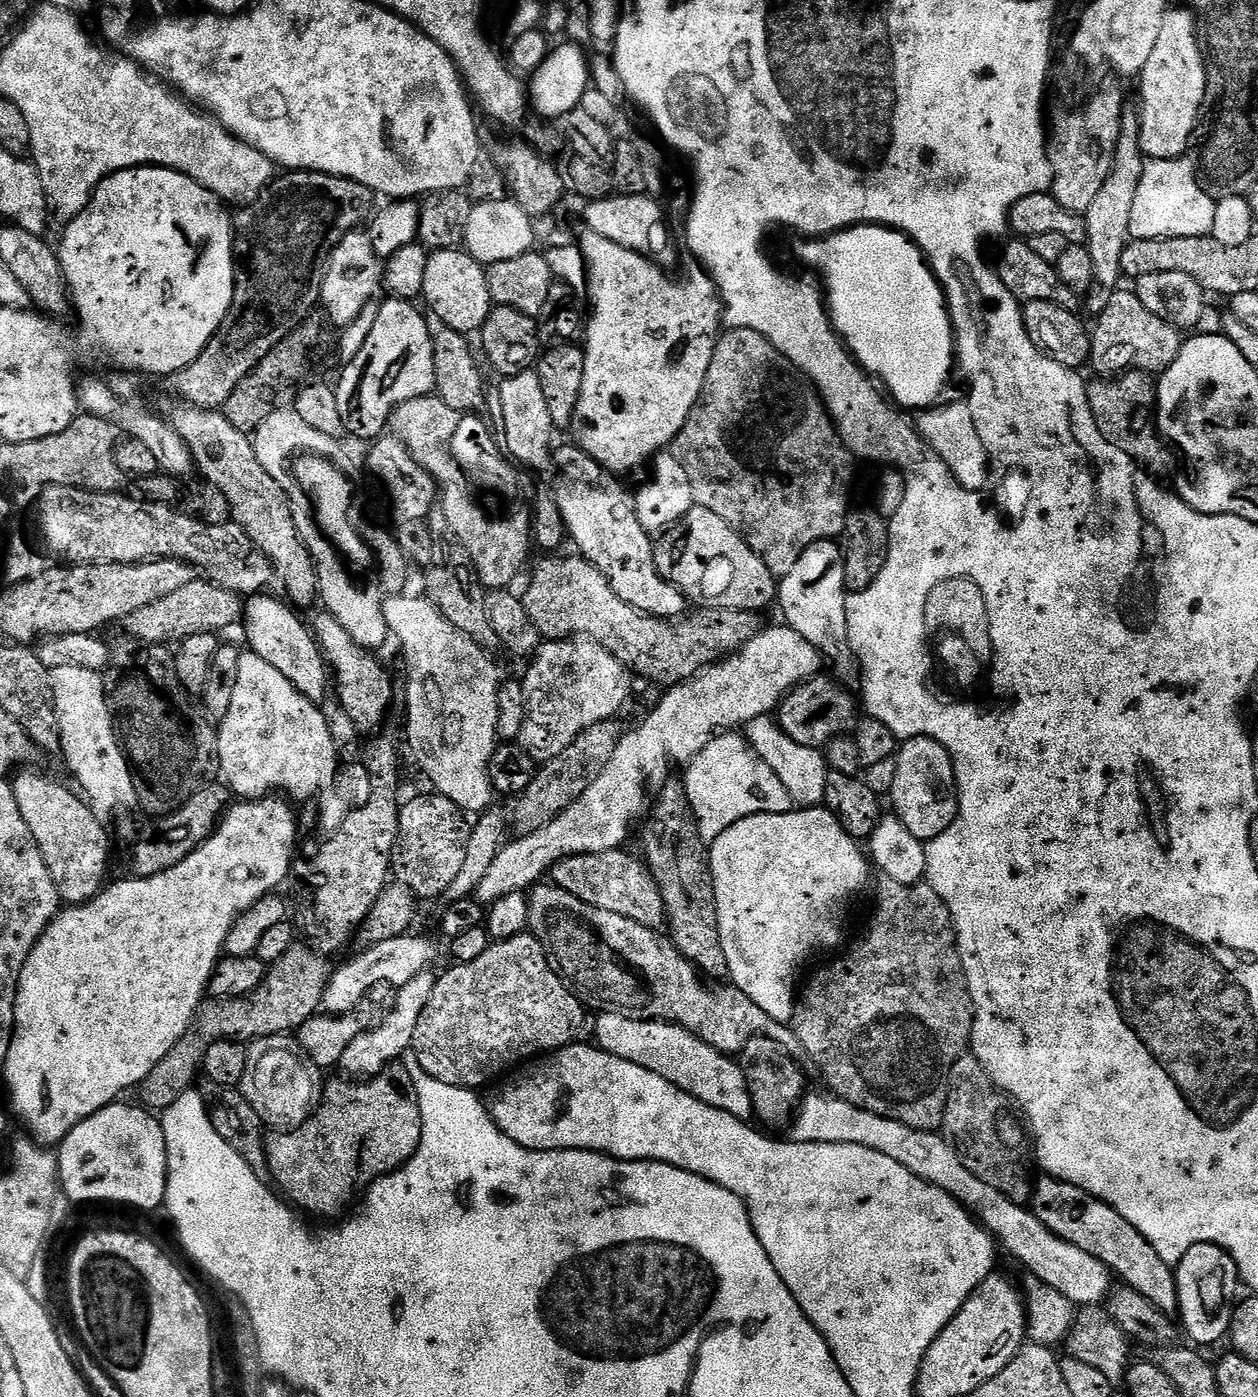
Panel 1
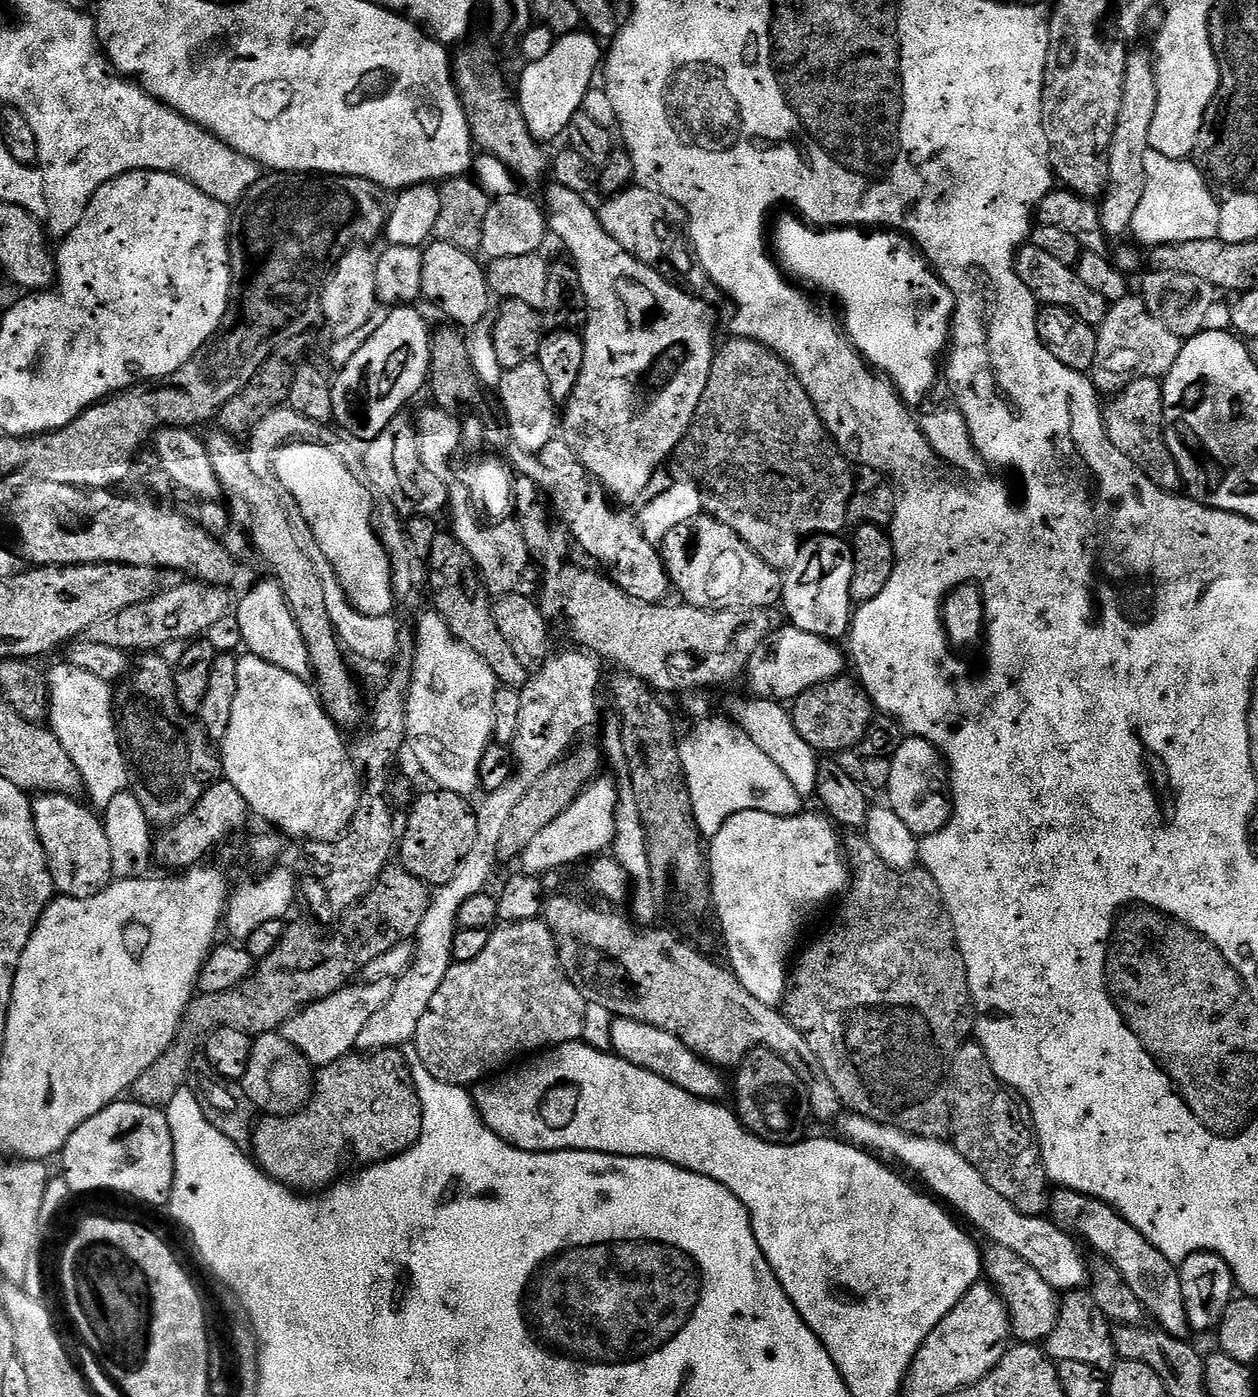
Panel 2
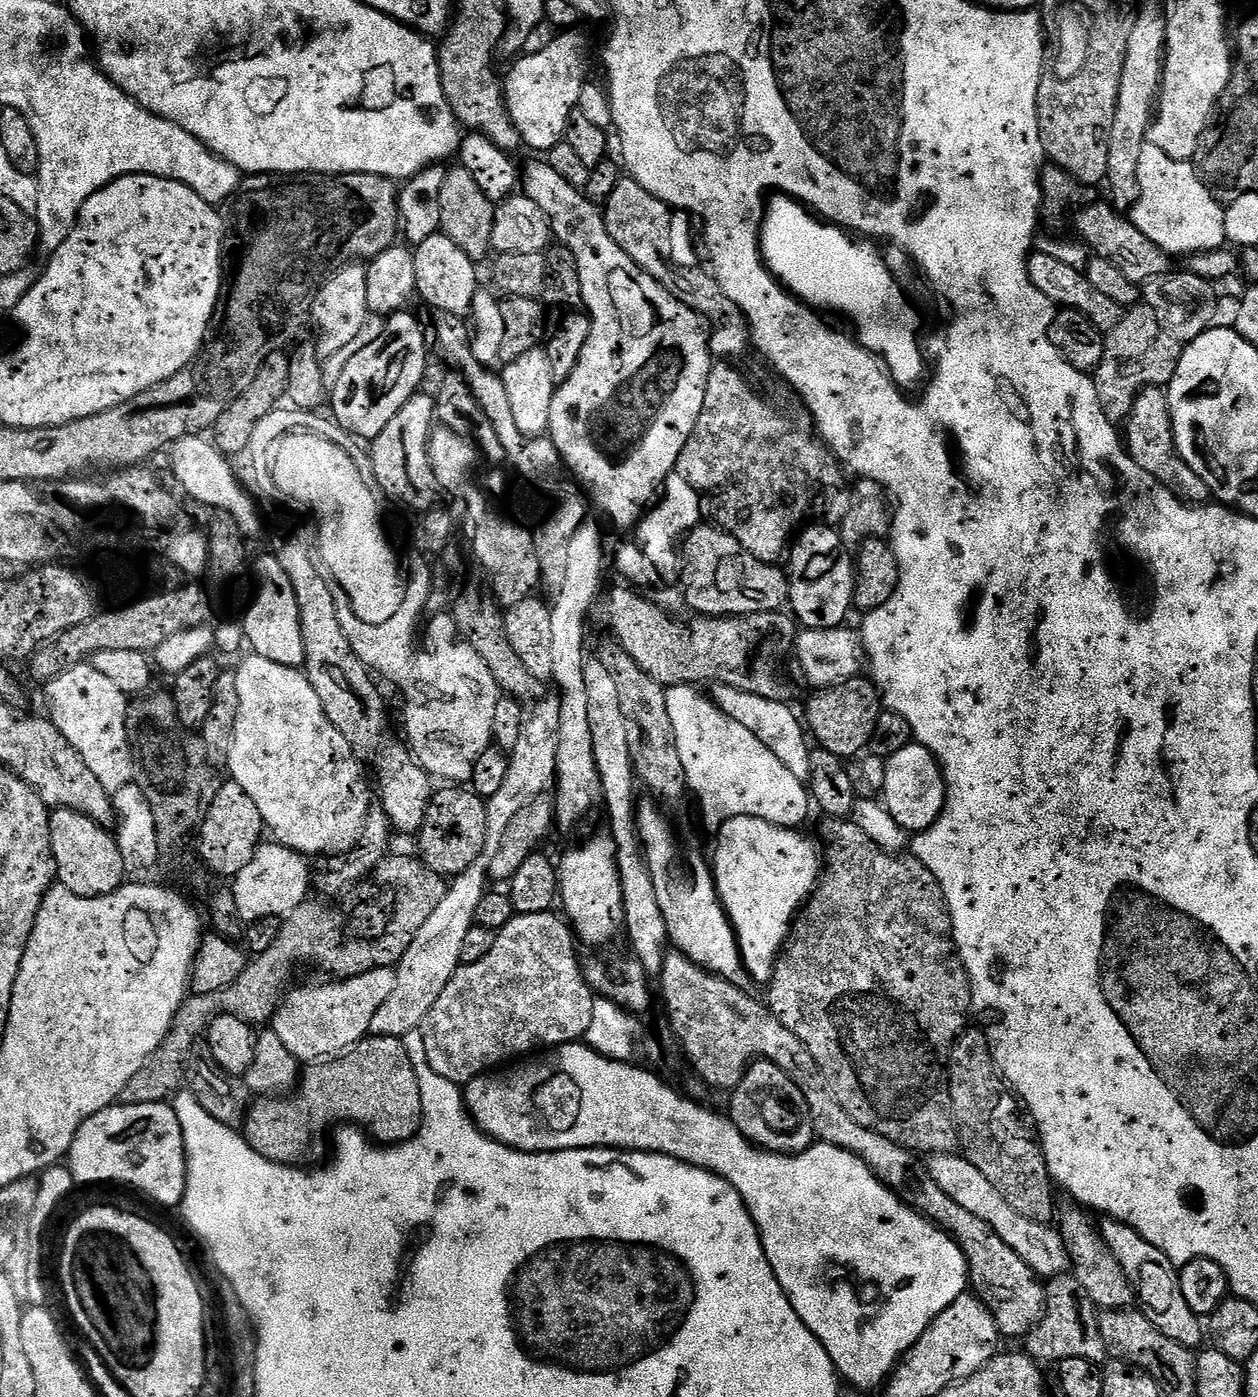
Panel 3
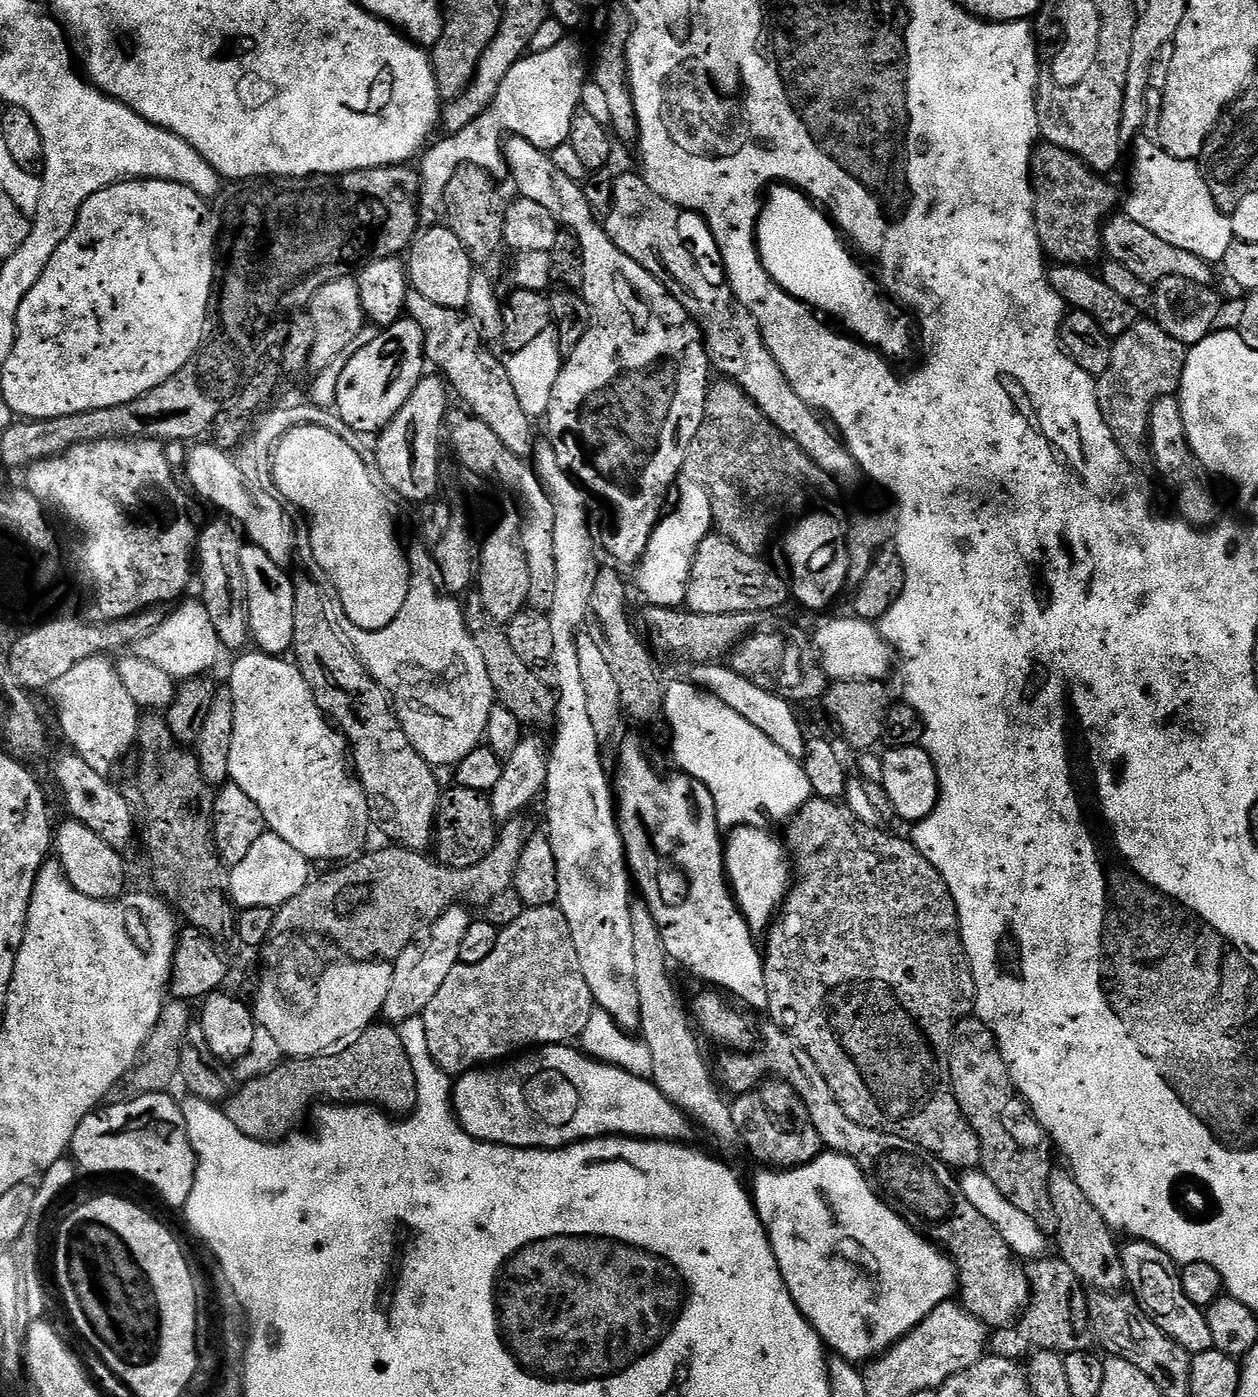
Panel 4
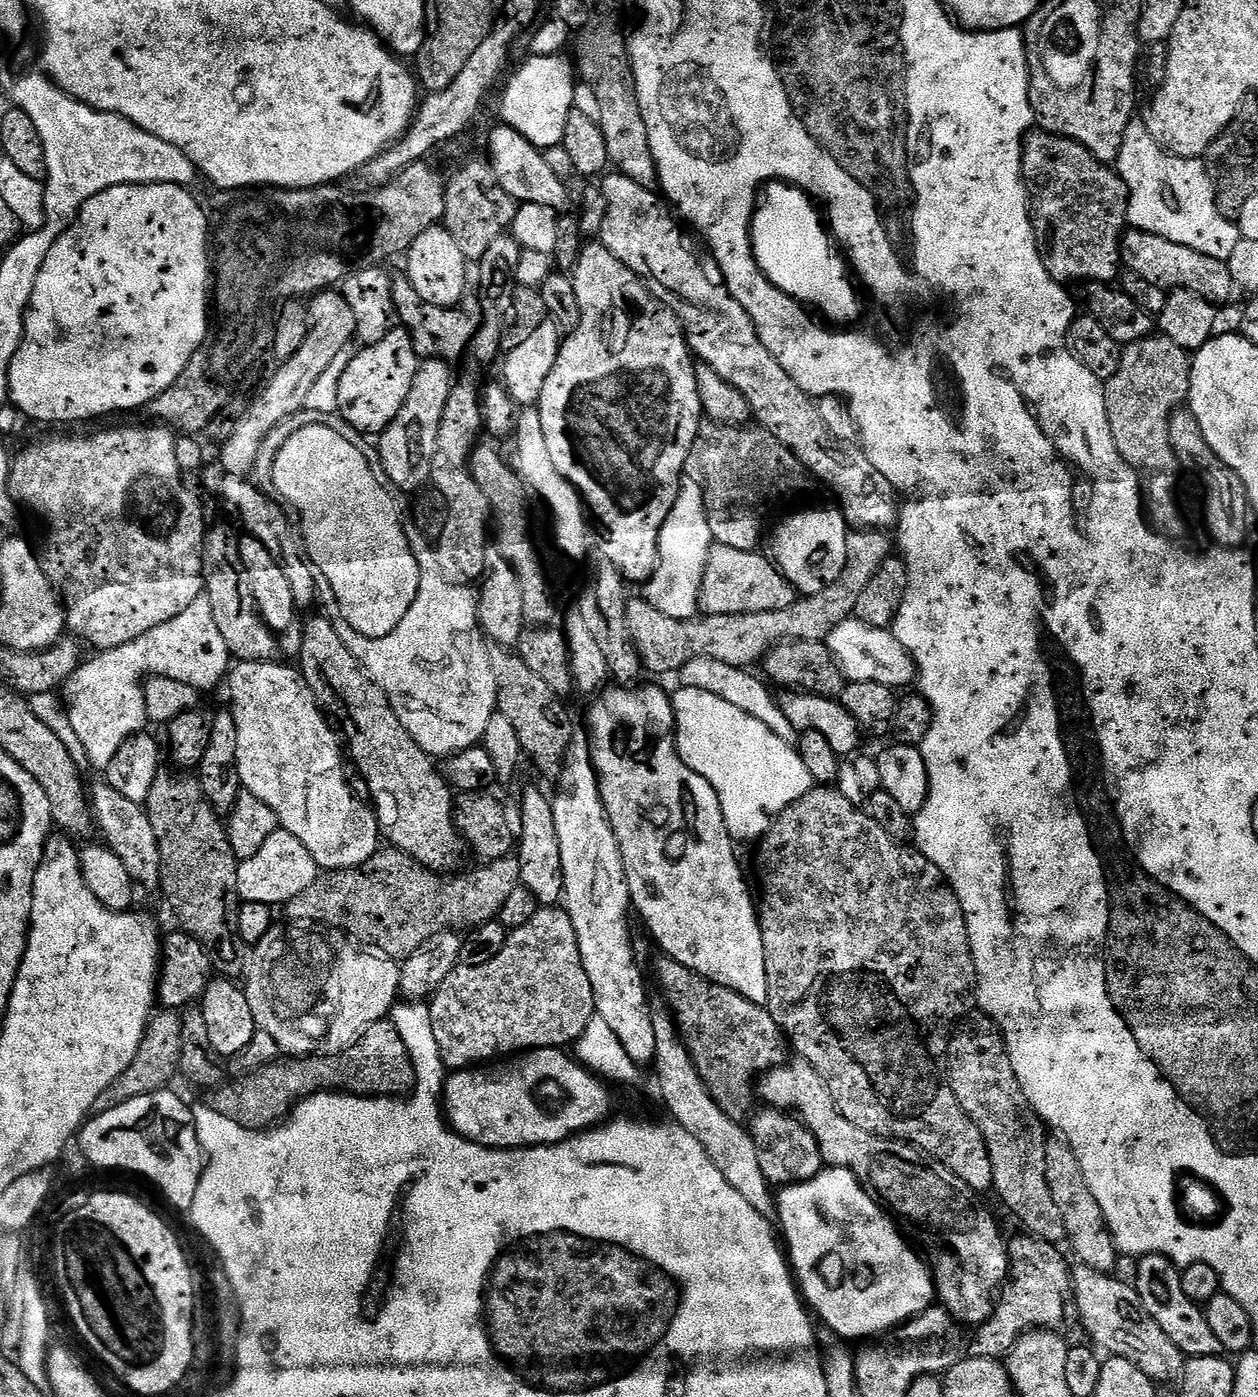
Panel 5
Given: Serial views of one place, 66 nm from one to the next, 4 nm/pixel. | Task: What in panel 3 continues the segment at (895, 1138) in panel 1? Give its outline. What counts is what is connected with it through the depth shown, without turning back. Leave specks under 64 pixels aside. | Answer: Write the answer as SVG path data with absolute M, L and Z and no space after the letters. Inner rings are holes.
M960 1154L933 1155L927 1166L934 1182L938 1182L938 1186L942 1186L942 1190L946 1190L946 1194L950 1194L950 1198L962 1206L962 1210L970 1210L970 1214L982 1218L982 1222L986 1222L986 1226L990 1226L990 1230L994 1230L994 1234L998 1234L998 1238L1002 1238L1002 1242L1006 1242L1006 1246L1010 1246L1010 1250L1014 1250L1014 1254L1018 1254L1018 1258L1022 1258L1022 1262L1026 1262L1037 1277L1063 1276L1069 1271L1070 1261L1059 1231L1018 1214L1018 1210L1014 1210L1014 1206L1010 1206L1010 1202L1006 1202L998 1190L994 1190L994 1185L986 1179L982 1170L978 1170L978 1166Z

